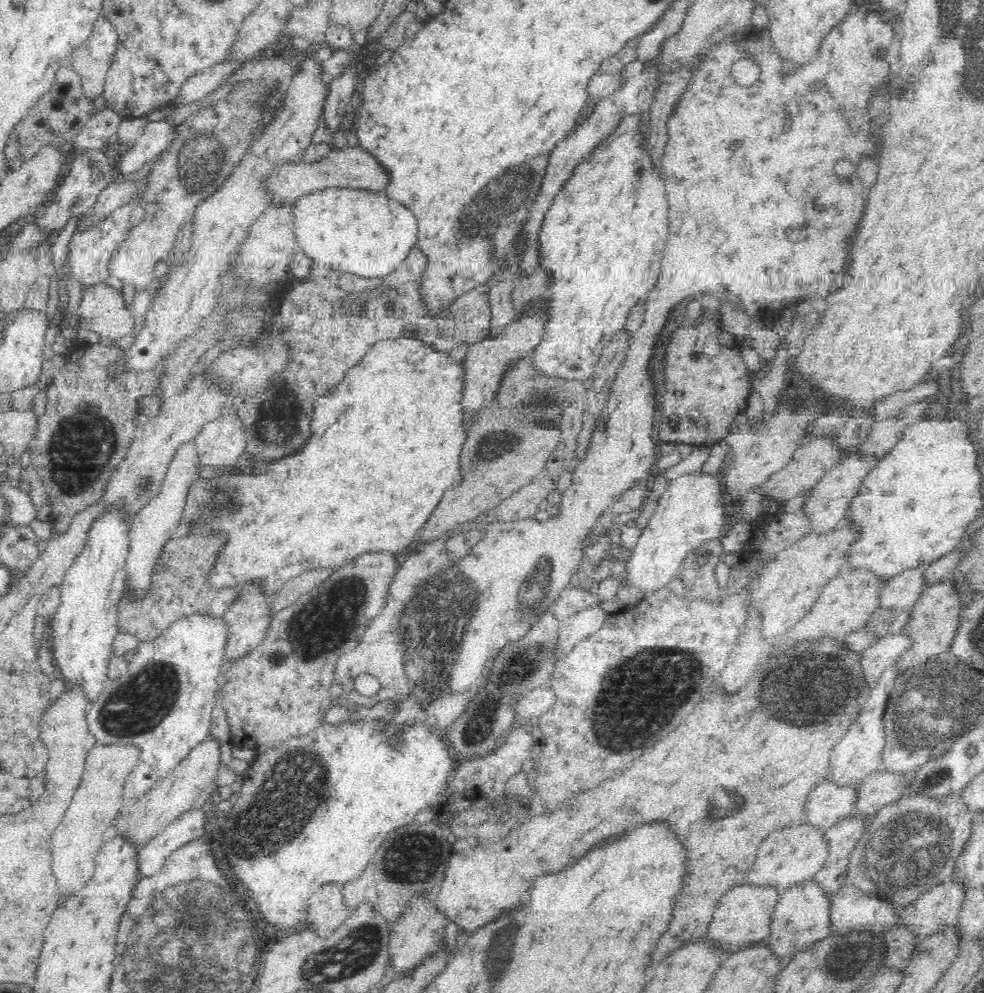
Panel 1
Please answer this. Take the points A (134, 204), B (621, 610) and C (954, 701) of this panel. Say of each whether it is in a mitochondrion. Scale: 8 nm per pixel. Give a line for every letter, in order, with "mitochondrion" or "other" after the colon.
A: other
B: other
C: mitochondrion

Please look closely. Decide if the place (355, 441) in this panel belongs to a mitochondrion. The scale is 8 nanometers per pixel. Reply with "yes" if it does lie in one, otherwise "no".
no

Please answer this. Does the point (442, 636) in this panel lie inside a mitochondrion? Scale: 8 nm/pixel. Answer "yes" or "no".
yes

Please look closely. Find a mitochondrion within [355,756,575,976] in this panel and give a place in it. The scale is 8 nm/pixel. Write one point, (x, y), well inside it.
(412, 855)

